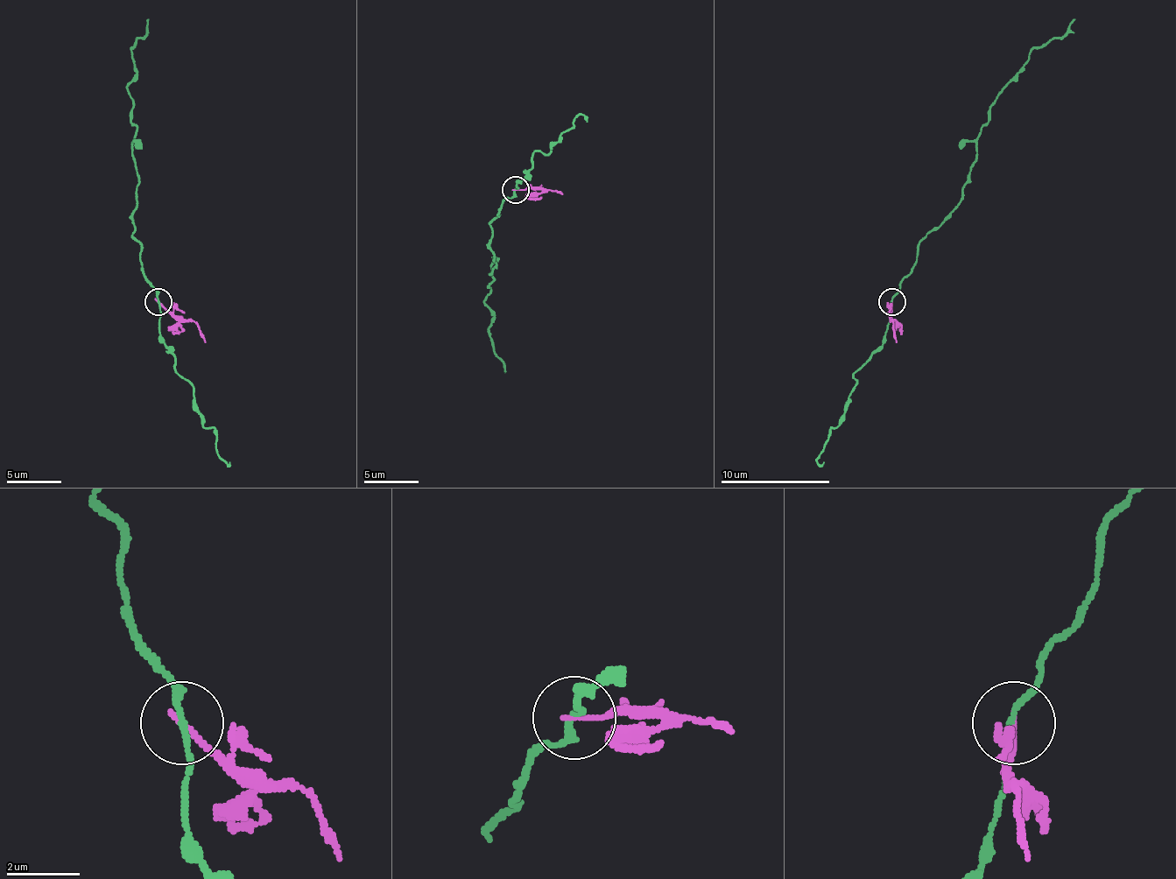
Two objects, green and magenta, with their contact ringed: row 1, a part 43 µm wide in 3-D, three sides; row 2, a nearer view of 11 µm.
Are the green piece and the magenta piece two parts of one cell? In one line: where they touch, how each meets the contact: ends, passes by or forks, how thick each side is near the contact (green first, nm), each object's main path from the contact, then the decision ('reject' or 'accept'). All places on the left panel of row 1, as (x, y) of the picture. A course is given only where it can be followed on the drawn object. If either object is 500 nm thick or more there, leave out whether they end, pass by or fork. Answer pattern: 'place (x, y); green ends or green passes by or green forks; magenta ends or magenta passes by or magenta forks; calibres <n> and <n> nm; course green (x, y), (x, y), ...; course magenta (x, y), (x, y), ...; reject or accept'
place (158, 302); green passes by; magenta ends; calibres 150 and 120 nm; course green (159, 301), (143, 268), (131, 214), (137, 126), (126, 87), (135, 74), (131, 50), (145, 33), (145, 19); course magenta (159, 301), (175, 318), (192, 320), (206, 342); reject

